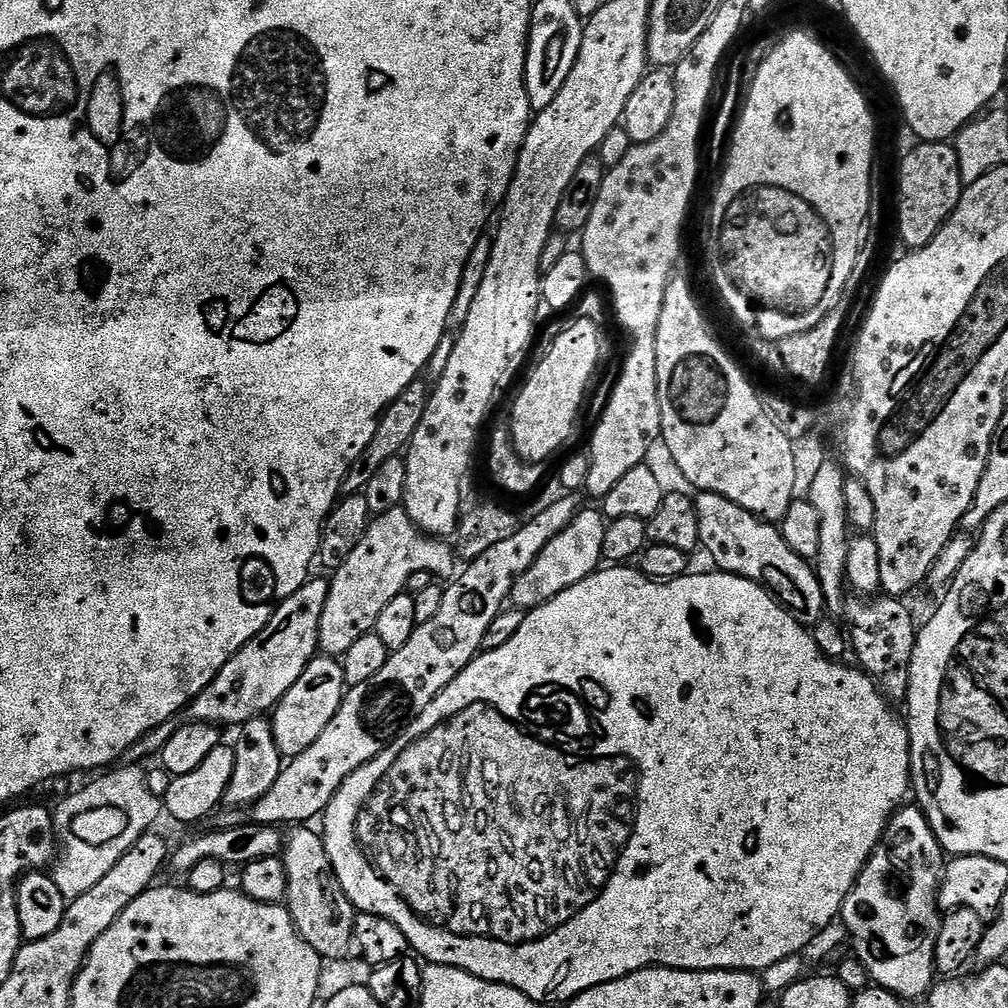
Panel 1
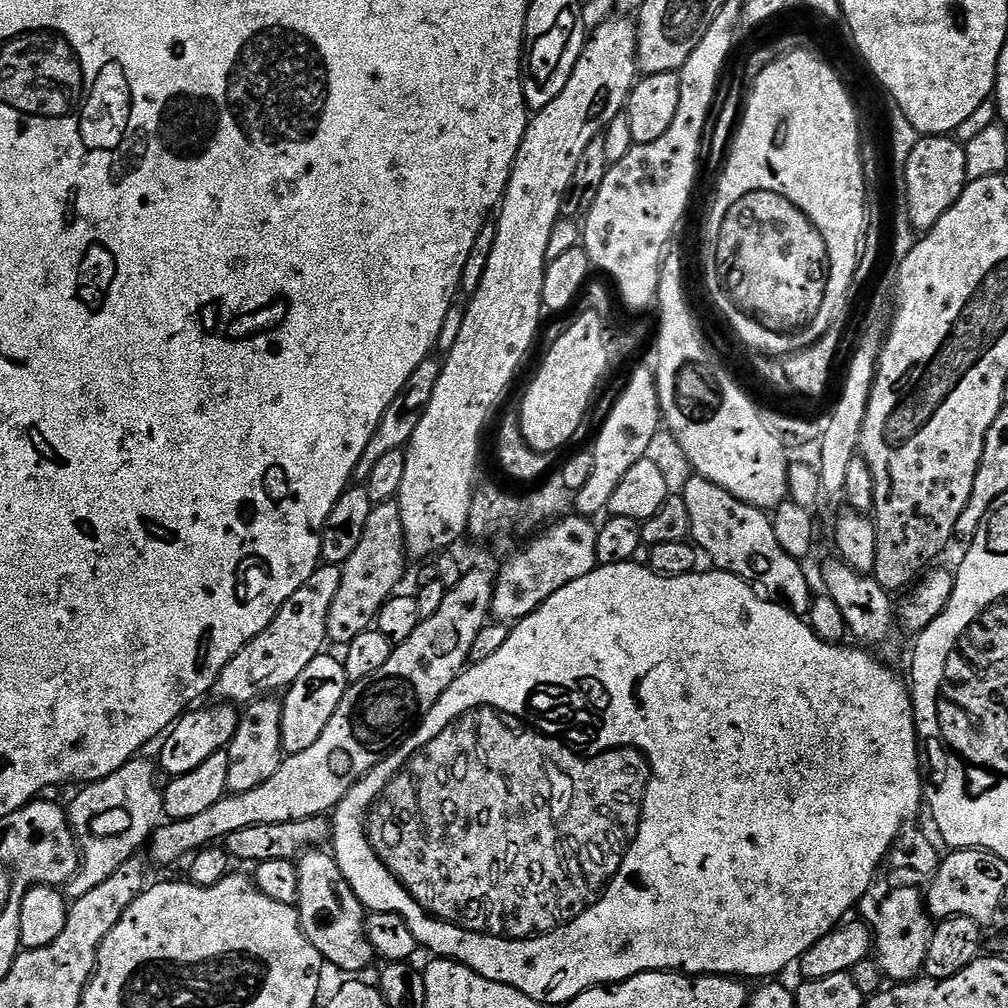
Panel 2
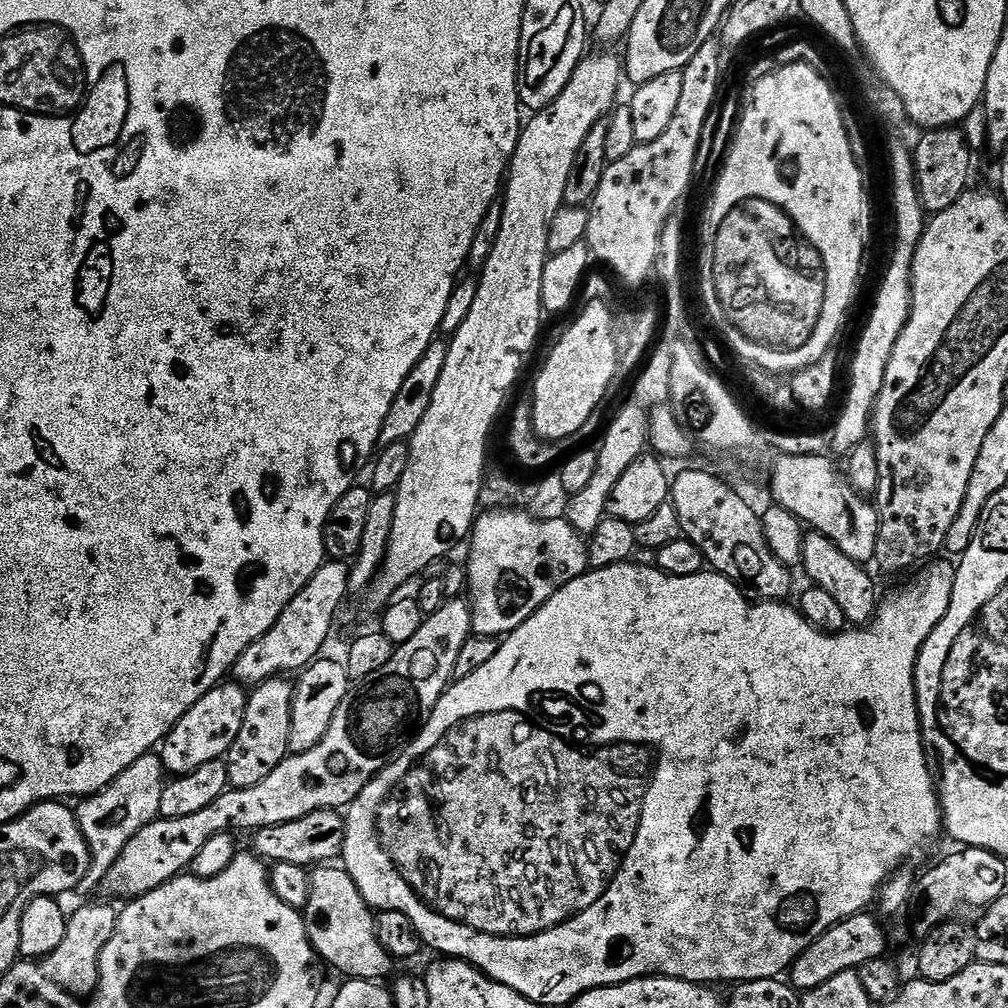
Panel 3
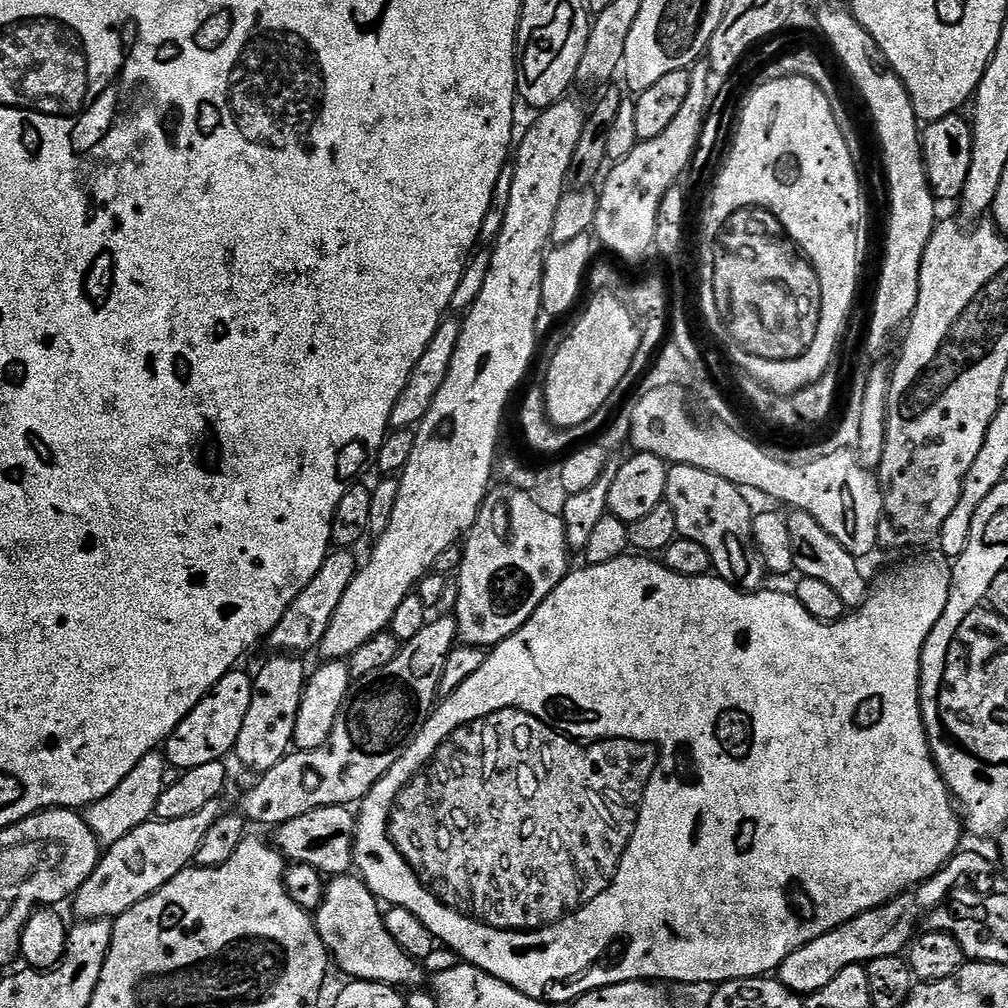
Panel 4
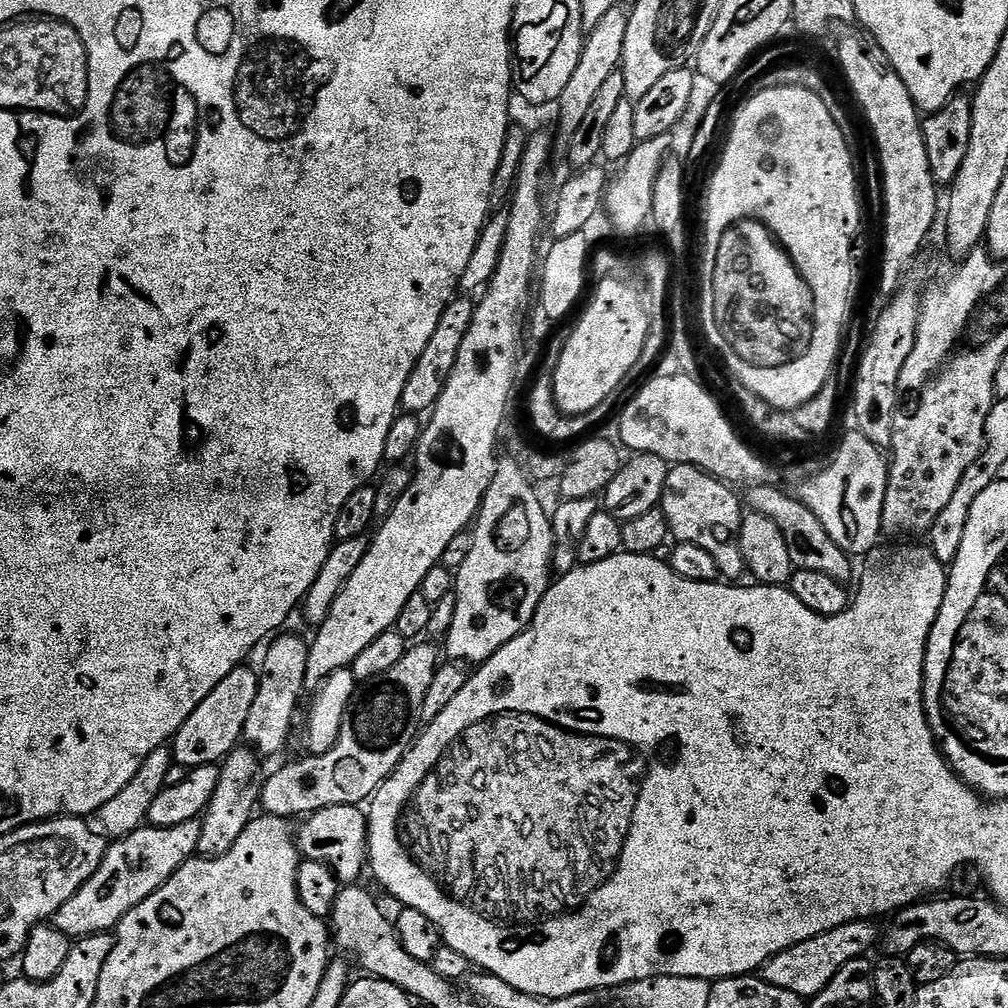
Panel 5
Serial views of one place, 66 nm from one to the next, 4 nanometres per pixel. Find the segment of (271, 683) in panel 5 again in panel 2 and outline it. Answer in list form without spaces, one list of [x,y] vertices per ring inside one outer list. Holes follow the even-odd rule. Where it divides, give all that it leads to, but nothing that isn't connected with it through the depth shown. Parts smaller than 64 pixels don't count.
[[[269,694],[253,700],[240,712],[238,730],[226,749],[230,762],[230,774],[226,774],[228,792],[235,794],[254,790],[262,786],[274,774],[286,755],[282,746],[282,710],[283,703],[275,695]]]

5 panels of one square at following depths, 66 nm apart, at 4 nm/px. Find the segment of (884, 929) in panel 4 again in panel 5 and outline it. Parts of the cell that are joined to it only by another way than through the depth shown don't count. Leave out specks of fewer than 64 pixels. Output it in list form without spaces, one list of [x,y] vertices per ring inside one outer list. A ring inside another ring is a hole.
[[[855,920],[846,922],[846,926],[838,926],[829,932],[818,934],[806,942],[798,942],[798,946],[790,946],[782,950],[774,958],[765,962],[764,967],[759,969],[758,975],[770,986],[778,986],[782,990],[790,990],[790,994],[803,996],[805,998],[815,998],[838,970],[846,966],[859,956],[867,957],[868,951],[878,944],[878,928],[876,932],[875,923],[872,920]]]

